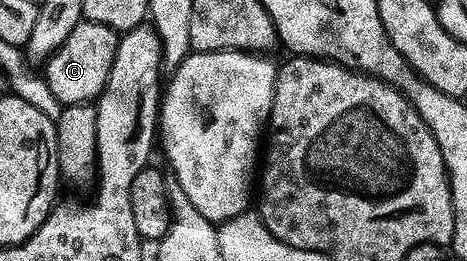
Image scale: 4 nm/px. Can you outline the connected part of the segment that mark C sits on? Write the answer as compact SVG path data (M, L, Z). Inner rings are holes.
M84 20L69 35L64 46L47 61L44 79L63 107L93 103L107 86L118 53L119 33L111 28Z

